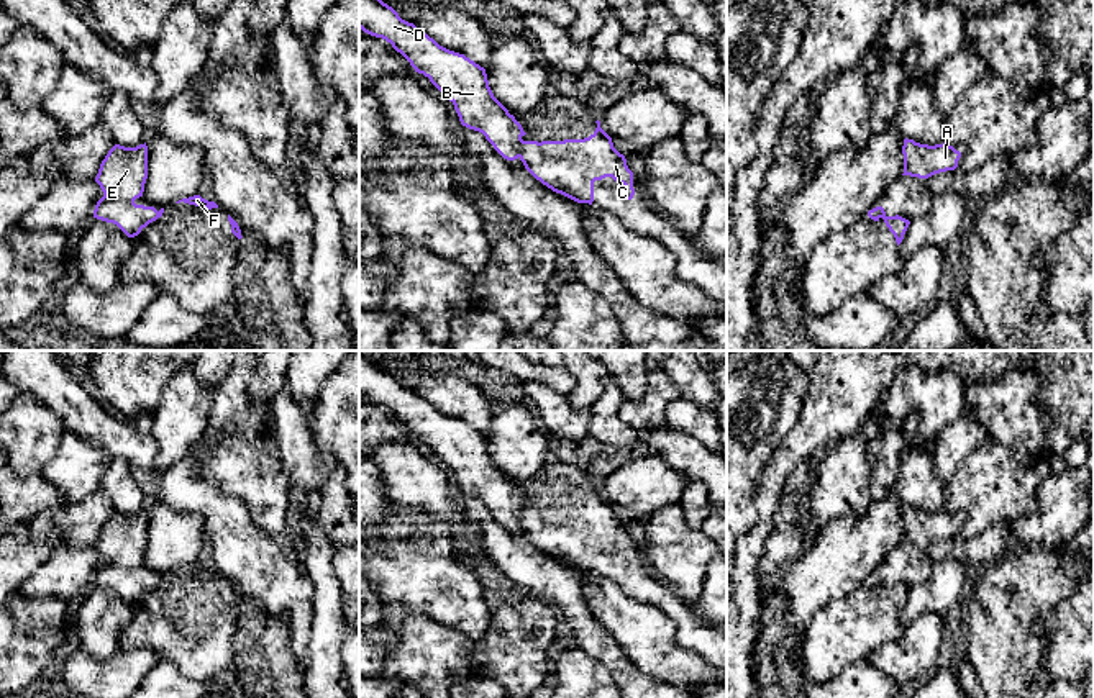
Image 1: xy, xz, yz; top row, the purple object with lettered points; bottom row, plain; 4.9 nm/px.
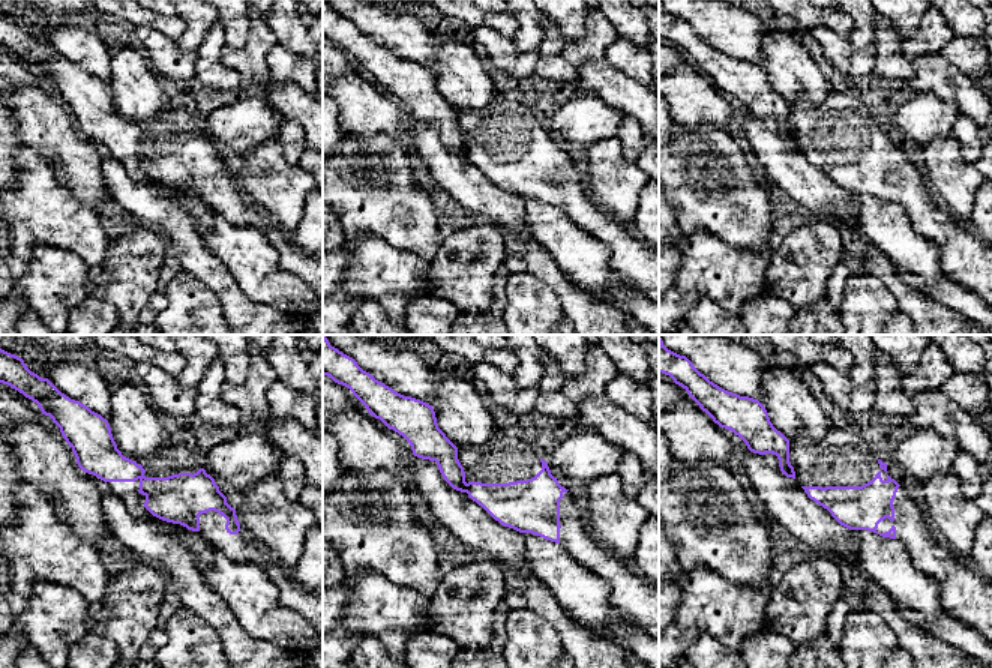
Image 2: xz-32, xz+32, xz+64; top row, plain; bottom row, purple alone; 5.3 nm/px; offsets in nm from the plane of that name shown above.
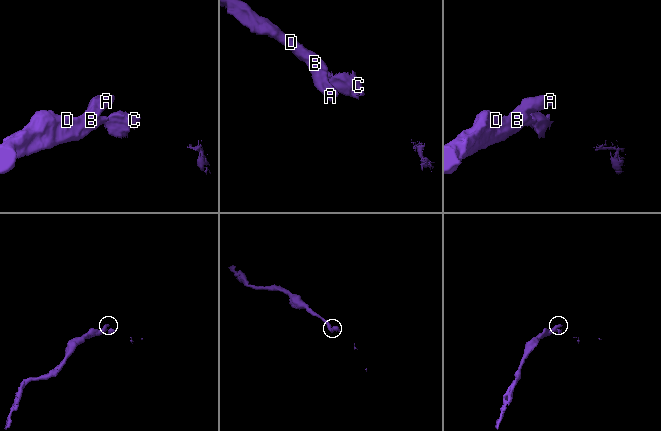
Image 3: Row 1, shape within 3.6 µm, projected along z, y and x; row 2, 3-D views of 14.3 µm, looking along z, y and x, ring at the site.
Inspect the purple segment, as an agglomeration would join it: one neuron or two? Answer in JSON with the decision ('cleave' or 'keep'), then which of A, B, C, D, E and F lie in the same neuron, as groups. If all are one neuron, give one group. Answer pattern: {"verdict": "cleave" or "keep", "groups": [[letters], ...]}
{"verdict": "cleave", "groups": [["A", "B", "D", "E"], ["C", "F"]]}

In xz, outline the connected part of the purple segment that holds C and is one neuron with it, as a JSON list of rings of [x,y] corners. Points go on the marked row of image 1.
[[[597,120],[595,131],[584,139],[564,141],[522,141],[520,161],[525,169],[543,185],[556,193],[561,193],[577,203],[594,202],[594,182],[612,177],[615,182],[625,185],[625,198],[631,200],[635,195],[633,172],[627,165],[627,159],[612,143],[612,138],[600,128]]]

